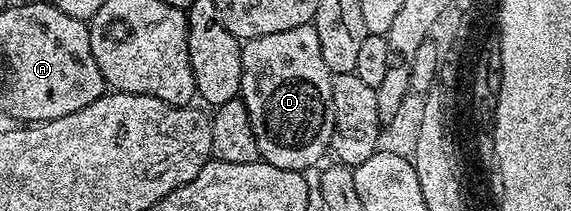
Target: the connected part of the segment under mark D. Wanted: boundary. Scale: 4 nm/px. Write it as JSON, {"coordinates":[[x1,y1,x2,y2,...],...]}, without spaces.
{"coordinates":[[312,24,294,26,294,30,282,30,279,34,266,34,262,38,247,41,242,47,242,86,239,99,243,100,250,114,250,126,256,135,260,160,282,170,304,172,312,168,332,143,332,99,330,86,333,73,322,62,322,46,318,46,318,34]]}

